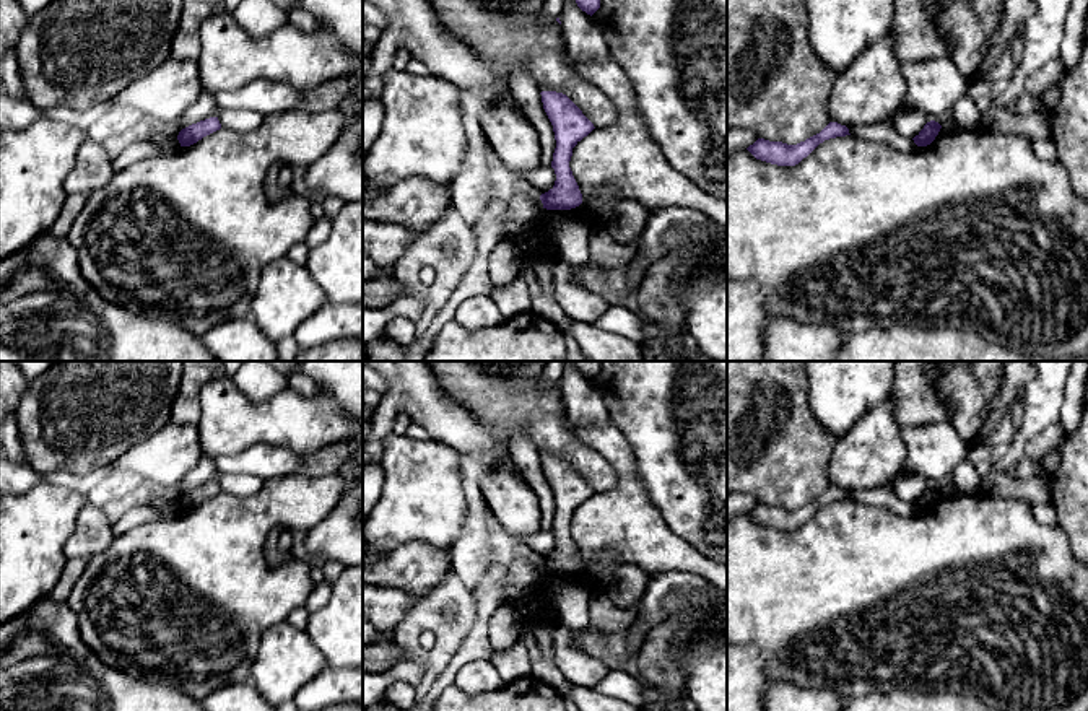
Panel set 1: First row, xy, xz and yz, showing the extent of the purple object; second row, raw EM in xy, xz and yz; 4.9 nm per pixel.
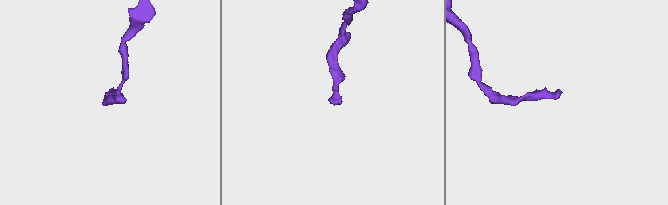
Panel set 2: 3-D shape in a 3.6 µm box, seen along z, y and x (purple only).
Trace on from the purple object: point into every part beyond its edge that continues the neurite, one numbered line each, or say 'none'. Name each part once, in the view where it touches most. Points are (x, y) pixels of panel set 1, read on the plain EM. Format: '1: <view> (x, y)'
none

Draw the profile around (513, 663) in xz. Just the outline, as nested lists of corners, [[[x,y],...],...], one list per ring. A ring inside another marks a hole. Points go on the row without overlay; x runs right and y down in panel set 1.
[[[522,641],[507,649],[493,648],[488,662],[498,670],[506,683],[532,675],[532,661]]]

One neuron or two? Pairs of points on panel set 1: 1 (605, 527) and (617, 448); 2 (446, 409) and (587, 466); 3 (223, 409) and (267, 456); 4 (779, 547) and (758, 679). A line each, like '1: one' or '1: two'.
1: one
2: two
3: two
4: two

